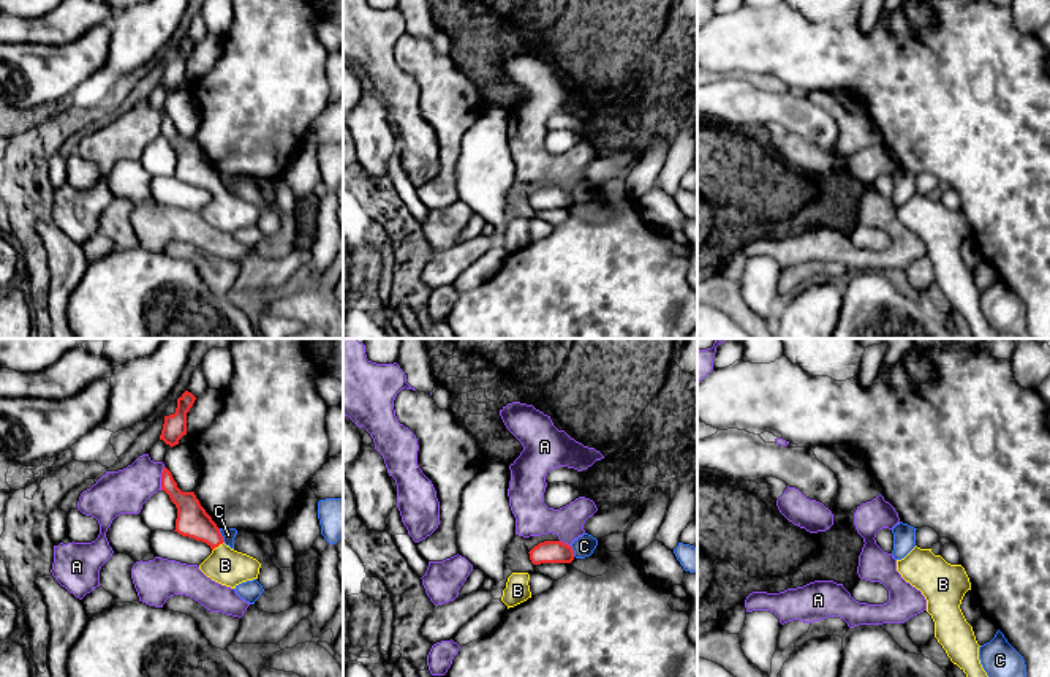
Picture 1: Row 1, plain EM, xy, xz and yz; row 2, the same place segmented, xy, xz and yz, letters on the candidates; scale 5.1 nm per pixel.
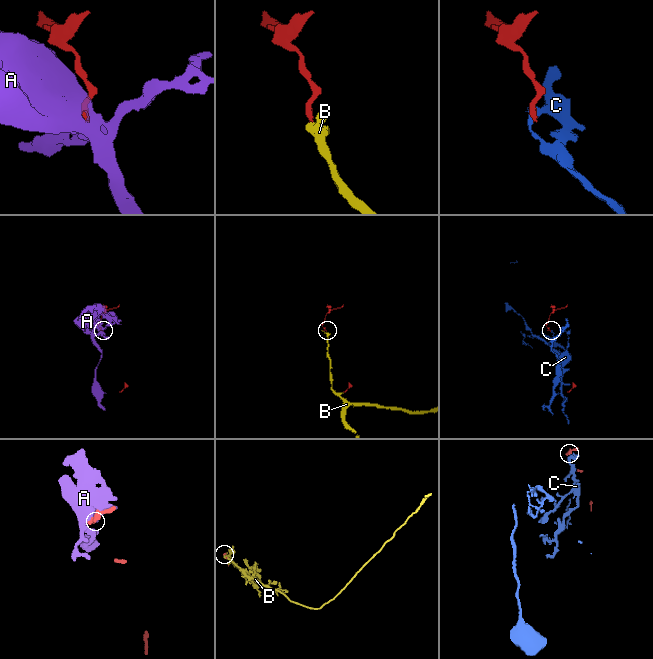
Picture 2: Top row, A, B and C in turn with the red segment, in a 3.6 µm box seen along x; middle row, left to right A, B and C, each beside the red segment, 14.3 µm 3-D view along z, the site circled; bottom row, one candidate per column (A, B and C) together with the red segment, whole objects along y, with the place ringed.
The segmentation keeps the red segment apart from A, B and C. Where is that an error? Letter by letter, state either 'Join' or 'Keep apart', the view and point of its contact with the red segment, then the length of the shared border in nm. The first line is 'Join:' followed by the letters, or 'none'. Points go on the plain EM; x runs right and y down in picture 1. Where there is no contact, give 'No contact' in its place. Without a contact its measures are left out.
Join: B
A: Keep apart. Touches red at xy (162, 124). Shared border 120 nm
B: Join. Touches red at xy (217, 192). Shared border 80 nm
C: Keep apart. Touches red at xy (220, 181). Shared border 80 nm

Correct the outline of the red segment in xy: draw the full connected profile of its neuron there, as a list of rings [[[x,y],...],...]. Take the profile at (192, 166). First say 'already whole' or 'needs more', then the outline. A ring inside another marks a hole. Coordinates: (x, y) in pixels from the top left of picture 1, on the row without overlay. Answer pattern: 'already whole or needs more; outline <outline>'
needs more; outline [[[166,112],[161,119],[161,136],[177,153],[174,177],[202,187],[212,195],[212,199],[199,210],[207,223],[231,234],[258,225],[261,209],[225,190],[220,174],[201,152],[195,138],[182,138]]]

